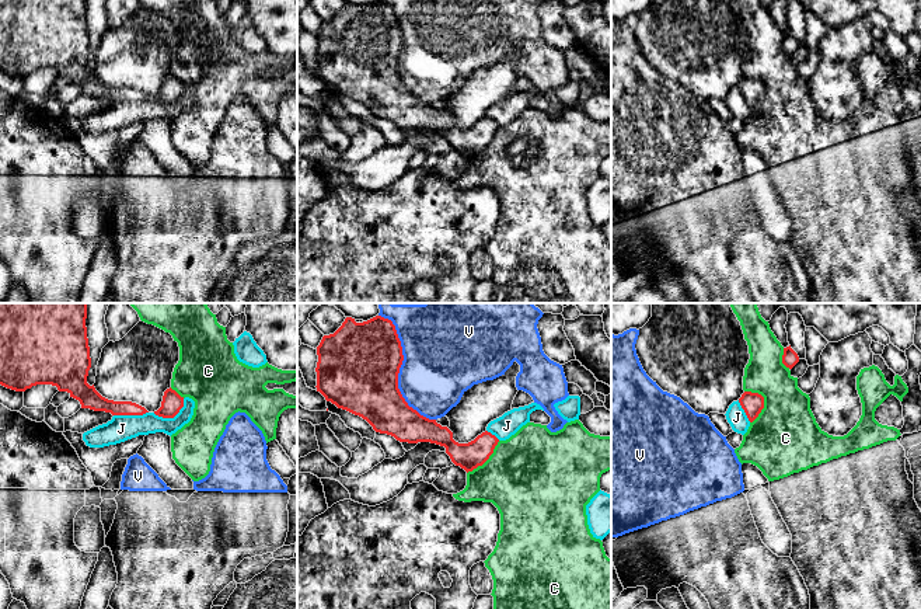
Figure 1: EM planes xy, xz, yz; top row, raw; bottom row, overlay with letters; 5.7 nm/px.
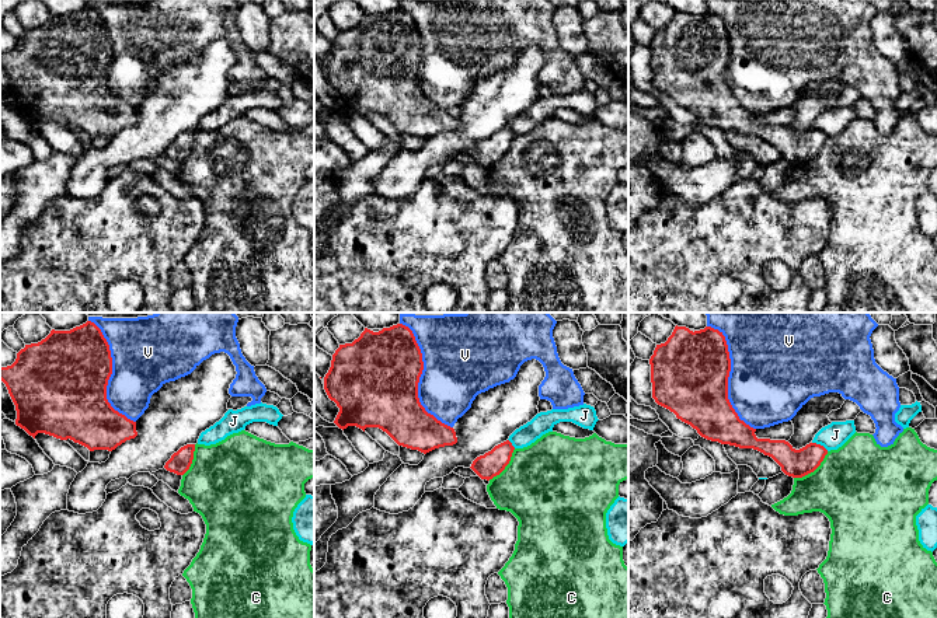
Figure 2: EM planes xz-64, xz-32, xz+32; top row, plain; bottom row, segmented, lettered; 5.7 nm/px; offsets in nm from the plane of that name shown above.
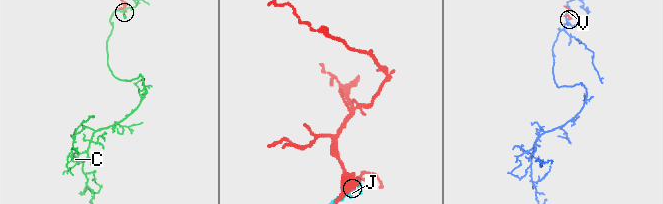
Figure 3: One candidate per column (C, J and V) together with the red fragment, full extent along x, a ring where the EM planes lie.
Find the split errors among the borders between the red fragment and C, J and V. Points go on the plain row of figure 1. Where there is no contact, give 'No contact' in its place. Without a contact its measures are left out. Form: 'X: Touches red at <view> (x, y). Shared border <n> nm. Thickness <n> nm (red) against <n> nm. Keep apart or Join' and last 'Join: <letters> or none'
C: Touches red at yz (763, 87). Shared border 200 nm. Thickness 120 nm (red) against 400 nm. Keep apart
J: Touches red at xy (171, 103). Shared border 200 nm. Thickness 120 nm (red) against 130 nm. Join
V: Touches red at xz (398, 56). Shared border 700 nm. Thickness 460 nm (red) against 440 nm. Keep apart
Join: J

